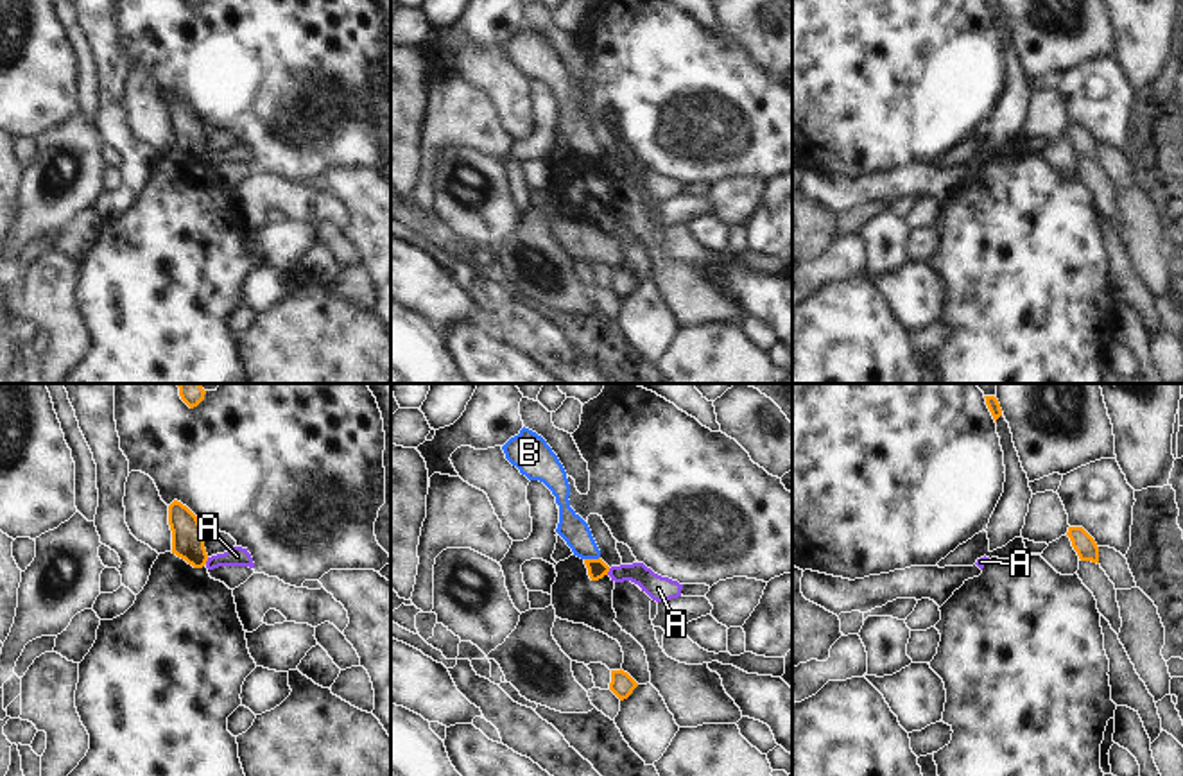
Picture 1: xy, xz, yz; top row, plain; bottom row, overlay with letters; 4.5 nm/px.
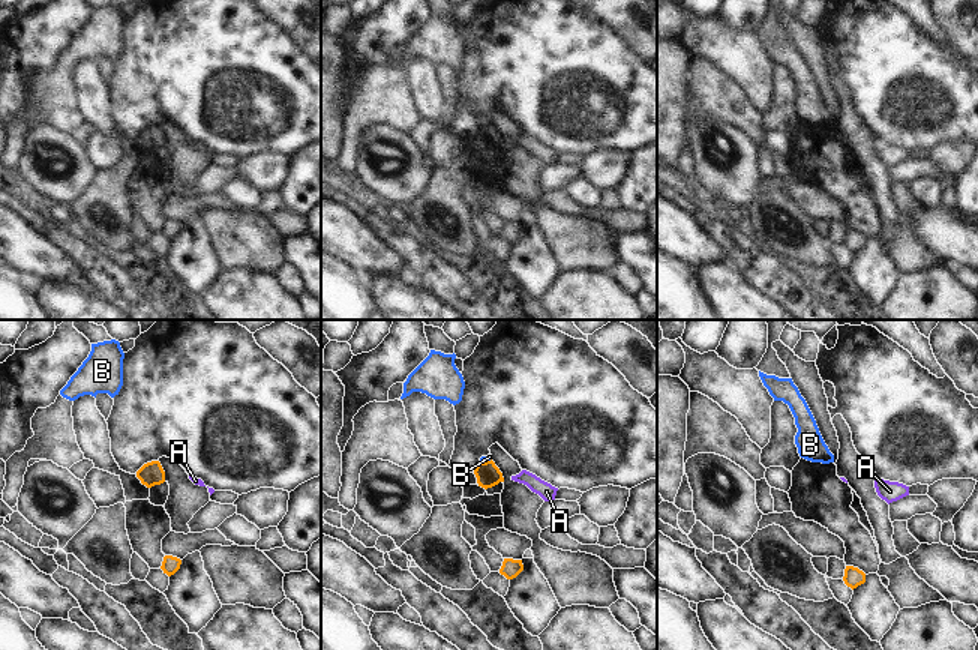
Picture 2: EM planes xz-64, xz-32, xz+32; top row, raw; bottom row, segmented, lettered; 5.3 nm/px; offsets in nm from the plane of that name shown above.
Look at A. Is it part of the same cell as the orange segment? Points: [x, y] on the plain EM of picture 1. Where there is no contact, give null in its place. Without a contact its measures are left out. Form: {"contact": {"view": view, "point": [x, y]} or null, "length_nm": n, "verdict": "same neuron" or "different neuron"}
{"contact": {"view": "xy", "point": [207, 158]}, "length_nm": 40, "verdict": "different neuron"}

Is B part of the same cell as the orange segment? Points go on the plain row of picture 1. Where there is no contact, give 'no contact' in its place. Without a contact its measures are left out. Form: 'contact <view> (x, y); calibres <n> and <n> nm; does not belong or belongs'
contact xz (592, 158); calibres 90 and 120 nm; does not belong

